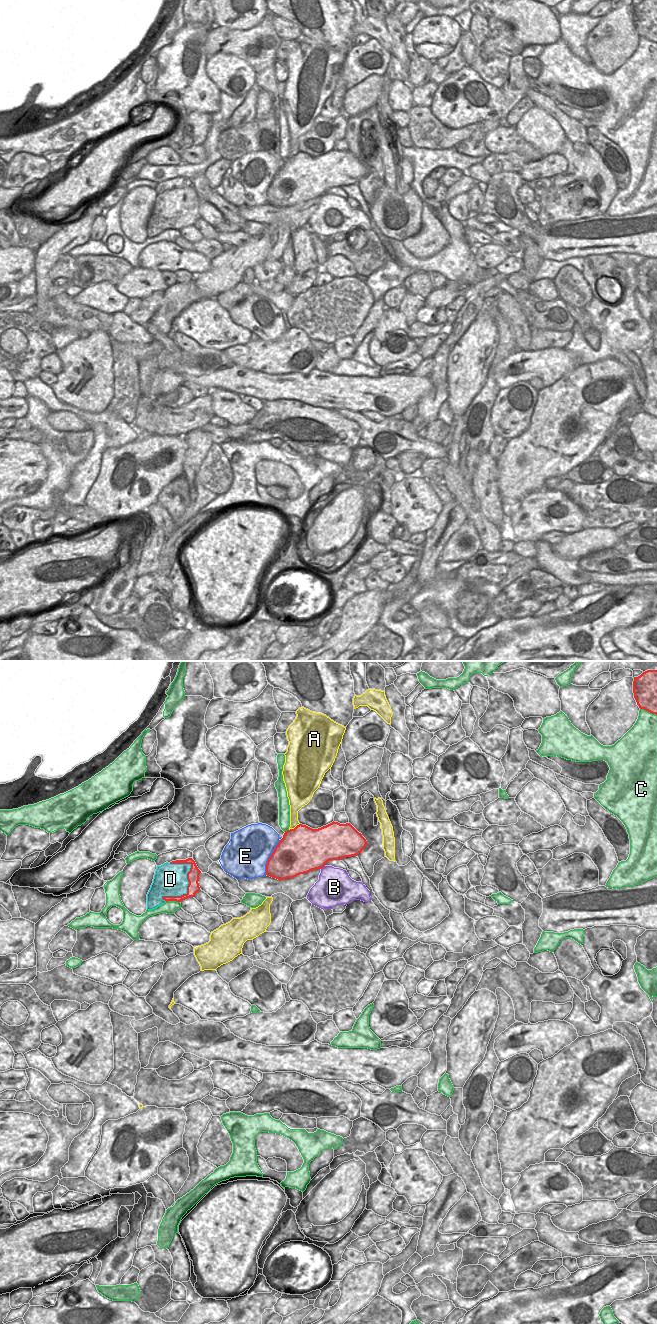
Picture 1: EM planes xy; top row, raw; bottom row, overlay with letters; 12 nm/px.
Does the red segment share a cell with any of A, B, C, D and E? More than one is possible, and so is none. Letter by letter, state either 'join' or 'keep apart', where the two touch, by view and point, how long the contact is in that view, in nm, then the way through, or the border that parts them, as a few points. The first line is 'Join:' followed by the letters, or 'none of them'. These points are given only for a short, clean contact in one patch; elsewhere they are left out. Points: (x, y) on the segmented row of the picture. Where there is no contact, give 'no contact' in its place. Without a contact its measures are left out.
Join: none of them
A: keep apart | xy (295, 827) | 160 nm
B: keep apart | xy (323, 866) | 70 nm
C: keep apart | xy (172, 900) | 170 nm
D: keep apart | xy (187, 891) | 550 nm
E: keep apart | xy (269, 857) | 460 nm

